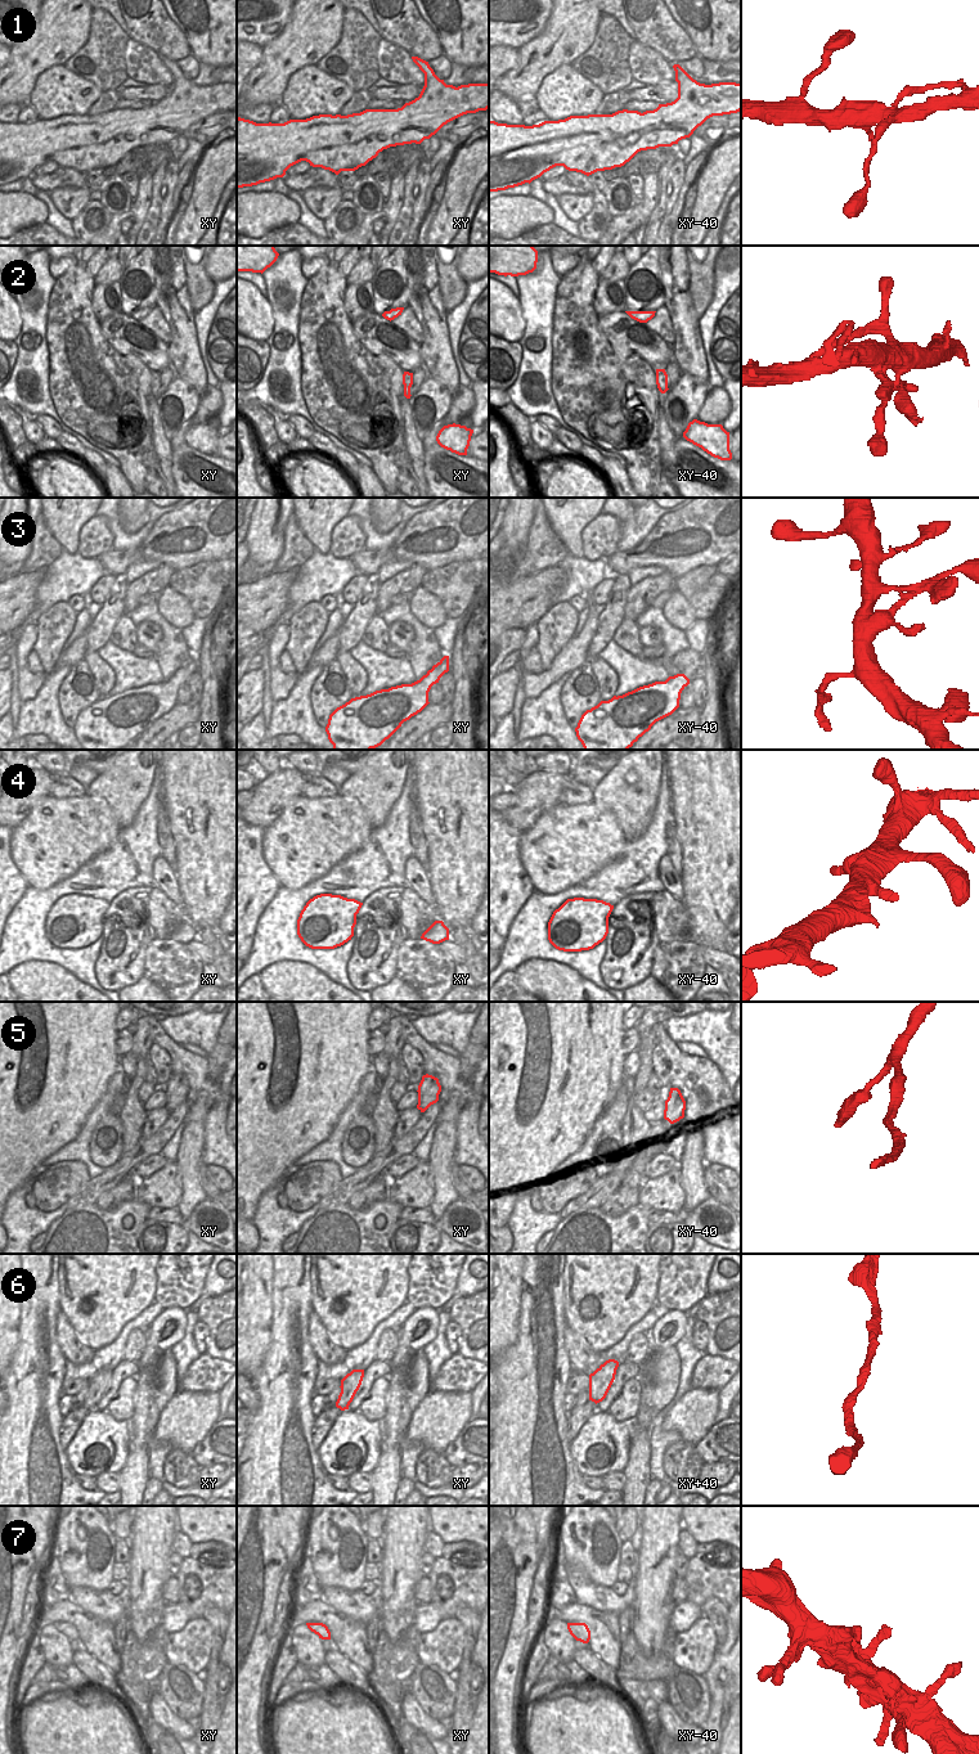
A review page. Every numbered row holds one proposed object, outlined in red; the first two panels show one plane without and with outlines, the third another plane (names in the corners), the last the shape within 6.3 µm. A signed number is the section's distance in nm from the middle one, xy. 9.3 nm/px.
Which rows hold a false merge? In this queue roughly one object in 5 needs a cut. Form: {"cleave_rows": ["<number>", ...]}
{"cleave_rows": []}

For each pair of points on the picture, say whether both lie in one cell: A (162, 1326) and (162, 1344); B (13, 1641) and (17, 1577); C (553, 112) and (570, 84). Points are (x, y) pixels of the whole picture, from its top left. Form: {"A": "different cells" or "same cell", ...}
{"A": "same cell", "B": "same cell", "C": "same cell"}

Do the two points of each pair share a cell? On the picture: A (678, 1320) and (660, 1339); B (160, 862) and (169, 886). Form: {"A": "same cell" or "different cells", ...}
{"A": "same cell", "B": "same cell"}

